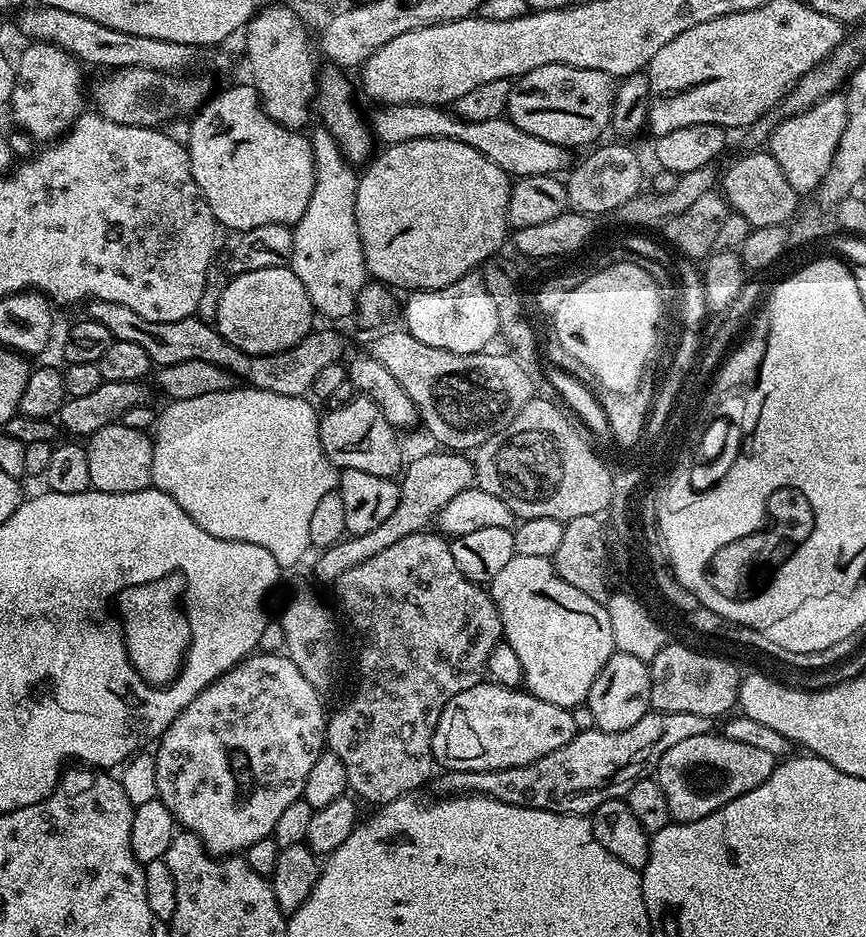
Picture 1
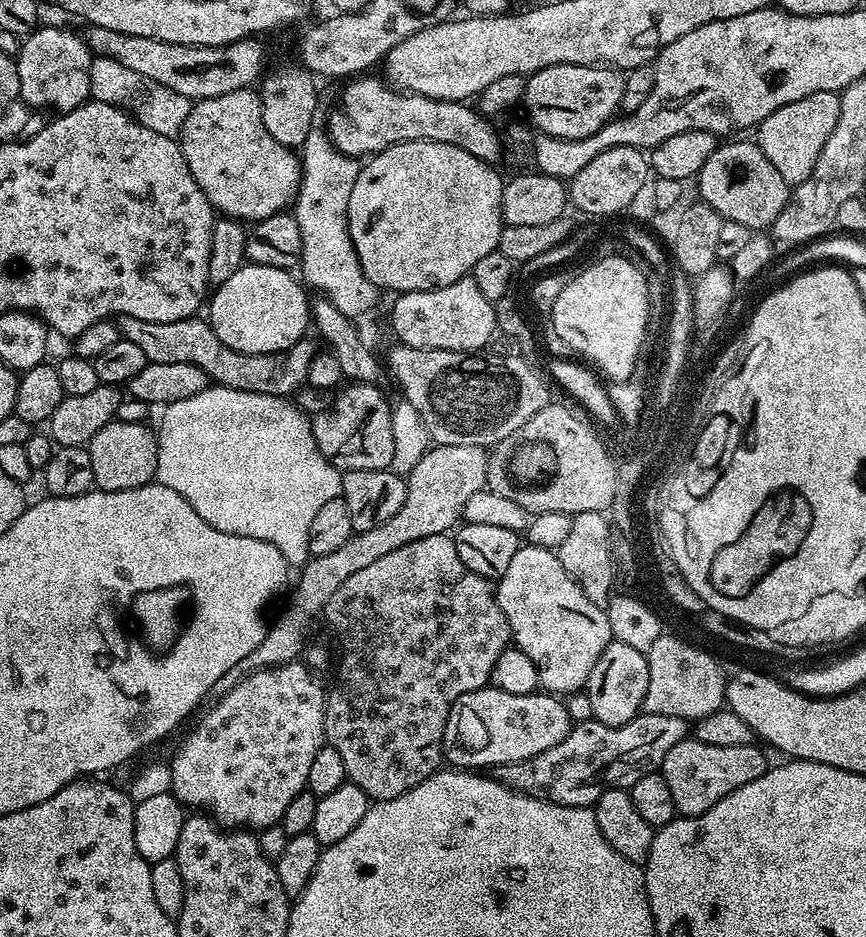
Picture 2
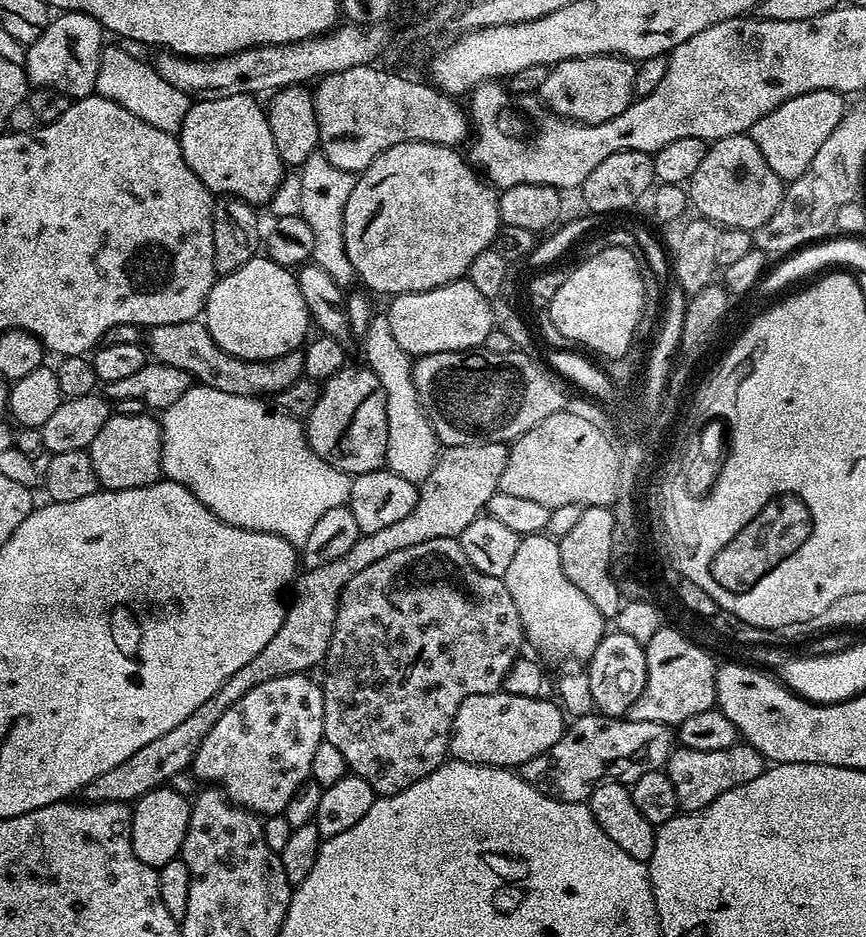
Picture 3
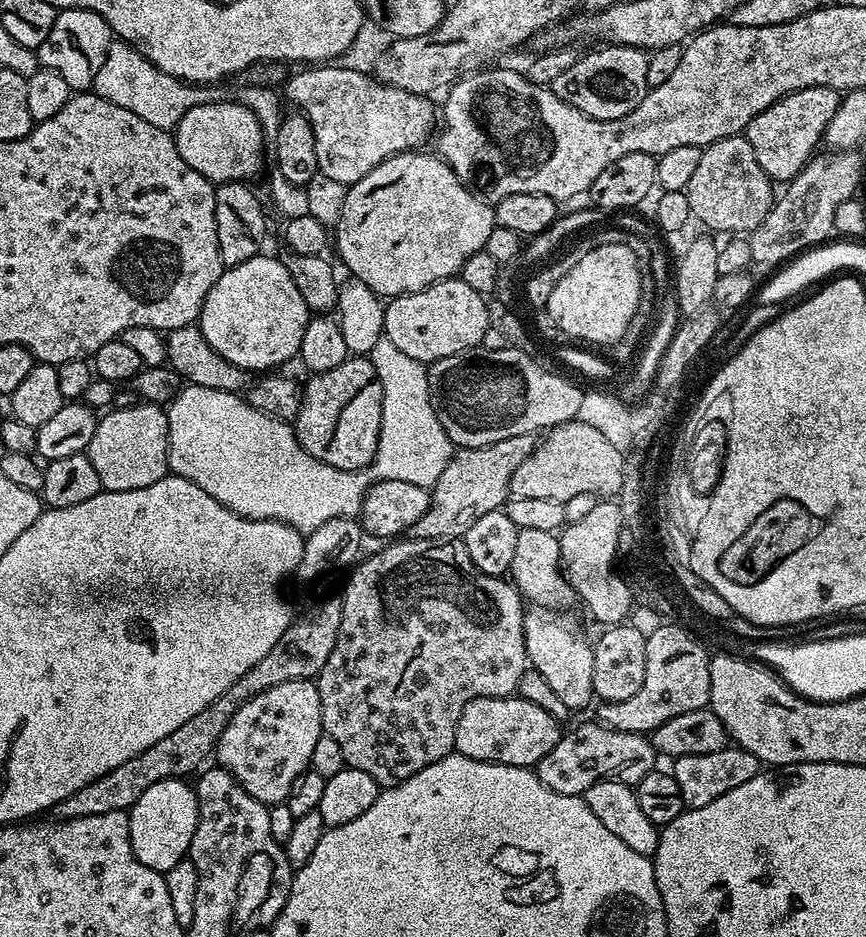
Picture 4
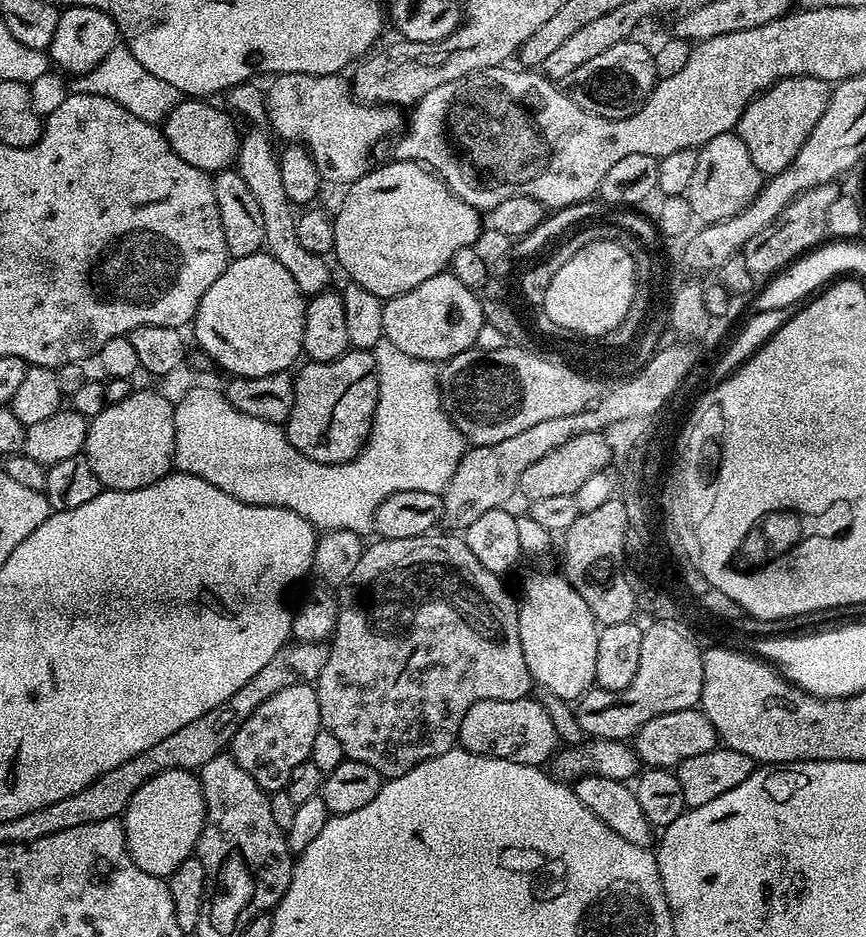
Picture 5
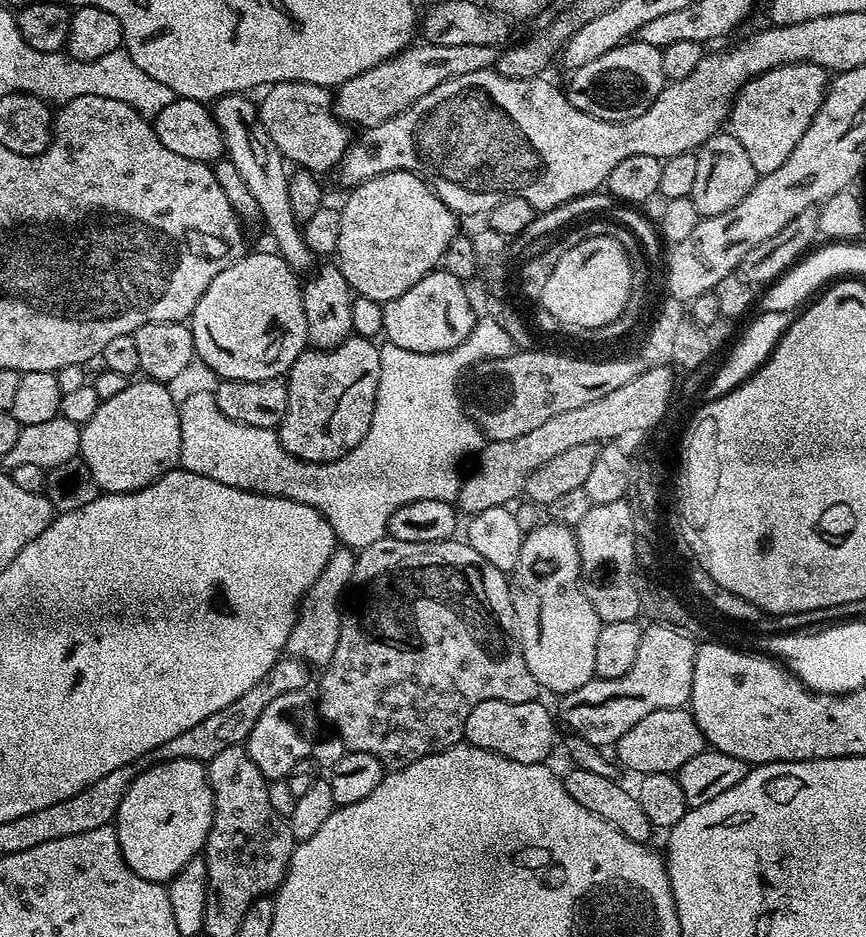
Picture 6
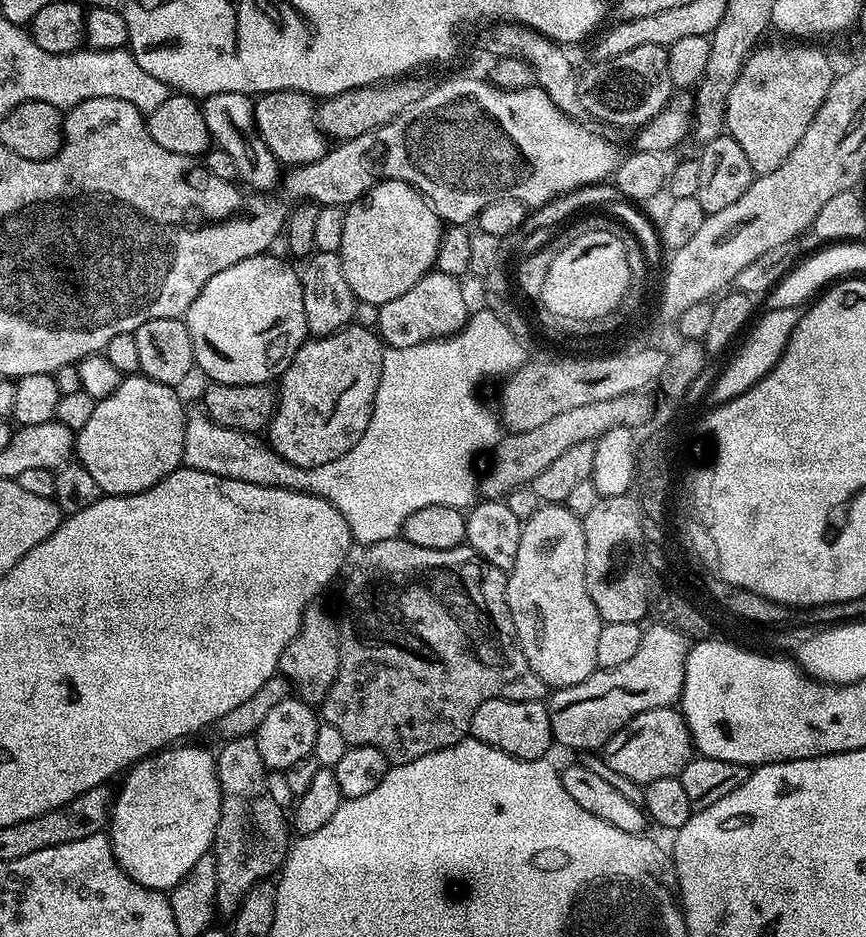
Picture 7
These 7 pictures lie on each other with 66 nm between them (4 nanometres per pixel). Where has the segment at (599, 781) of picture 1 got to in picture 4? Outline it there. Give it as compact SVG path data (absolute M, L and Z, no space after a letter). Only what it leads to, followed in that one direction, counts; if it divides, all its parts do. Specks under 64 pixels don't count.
M593 722L593 724L580 724L569 732L567 729L554 746L554 750L550 750L550 754L543 756L534 765L534 771L542 786L550 786L550 790L558 794L583 797L584 792L590 790L590 786L594 786L594 782L599 780L613 780L634 786L647 772L657 767L656 760L658 761L656 747L645 733L619 732L613 728L605 728L599 722Z

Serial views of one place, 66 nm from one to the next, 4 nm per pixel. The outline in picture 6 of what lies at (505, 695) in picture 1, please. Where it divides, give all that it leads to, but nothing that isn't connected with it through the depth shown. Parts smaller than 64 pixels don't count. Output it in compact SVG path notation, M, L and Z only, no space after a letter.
M539 699L530 702L506 702L505 700L478 702L478 706L470 710L470 718L466 718L464 740L476 748L490 750L514 762L543 764L552 752L552 743L556 740L558 724L549 705L547 708L540 703Z

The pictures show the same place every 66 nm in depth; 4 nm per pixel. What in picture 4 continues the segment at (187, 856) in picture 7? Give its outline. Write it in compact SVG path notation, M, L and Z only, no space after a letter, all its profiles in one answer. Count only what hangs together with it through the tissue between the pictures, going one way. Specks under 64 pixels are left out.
M187 779L163 780L154 782L154 786L146 786L142 798L138 798L138 802L127 809L127 814L130 846L142 866L165 873L170 866L178 866L178 862L187 857L194 830L198 826L196 789Z

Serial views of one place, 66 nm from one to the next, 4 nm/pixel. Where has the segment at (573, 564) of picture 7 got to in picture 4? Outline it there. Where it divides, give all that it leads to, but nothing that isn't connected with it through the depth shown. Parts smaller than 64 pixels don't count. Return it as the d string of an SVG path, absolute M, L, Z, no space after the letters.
M529 607L524 613L524 645L529 665L541 672L546 683L571 710L584 708L594 700L593 645L567 611Z

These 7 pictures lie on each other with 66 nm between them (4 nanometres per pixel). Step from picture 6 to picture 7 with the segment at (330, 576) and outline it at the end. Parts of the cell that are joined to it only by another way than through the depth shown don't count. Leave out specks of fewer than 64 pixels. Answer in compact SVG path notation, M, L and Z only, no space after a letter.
M320 612L317 616L307 615L300 632L286 646L280 659L279 675L294 685L294 692L299 699L313 706L323 705L328 697L330 686L338 678L340 665L340 626L341 621Z

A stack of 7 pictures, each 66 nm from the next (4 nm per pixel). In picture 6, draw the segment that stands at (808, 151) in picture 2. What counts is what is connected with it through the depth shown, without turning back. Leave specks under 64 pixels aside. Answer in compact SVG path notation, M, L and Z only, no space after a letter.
M783 64L758 74L740 88L732 104L730 131L742 142L757 174L770 174L790 158L802 134L810 130L810 122L814 122L814 114L818 114L822 106L829 83L829 73L822 66Z

